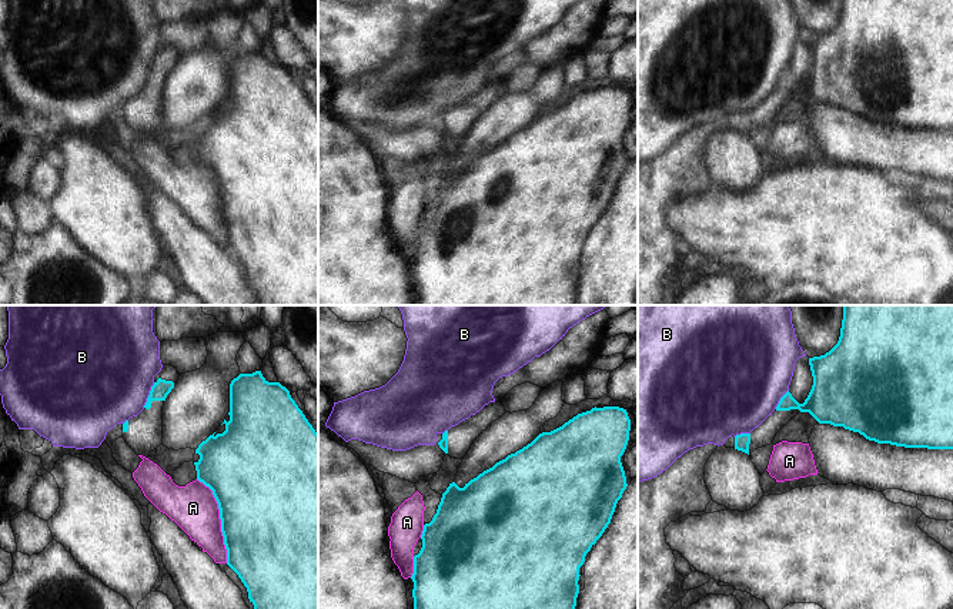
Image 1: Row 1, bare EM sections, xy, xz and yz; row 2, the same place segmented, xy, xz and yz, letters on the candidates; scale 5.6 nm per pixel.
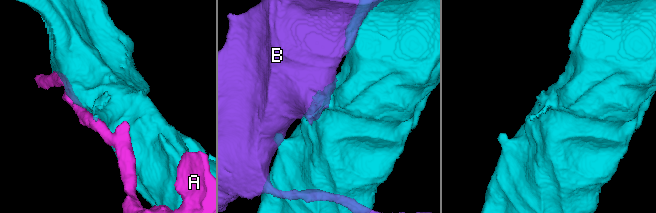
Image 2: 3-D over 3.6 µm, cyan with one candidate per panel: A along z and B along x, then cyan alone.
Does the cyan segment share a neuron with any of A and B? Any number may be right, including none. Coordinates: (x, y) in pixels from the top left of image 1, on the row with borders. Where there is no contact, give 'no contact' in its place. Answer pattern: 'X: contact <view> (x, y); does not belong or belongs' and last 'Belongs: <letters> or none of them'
A: contact xy (220, 518); does not belong
B: contact xy (149, 395); does not belong
Belongs: none of them

